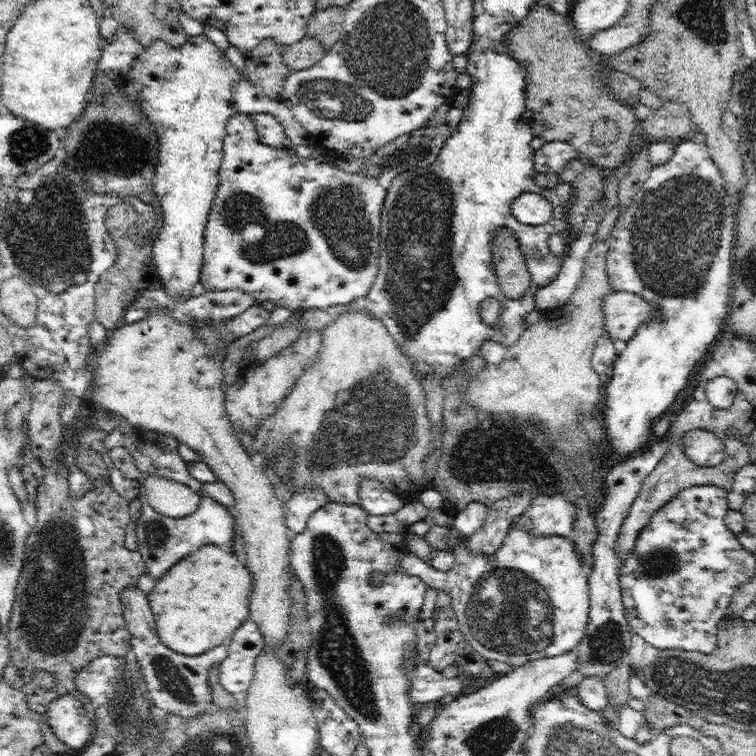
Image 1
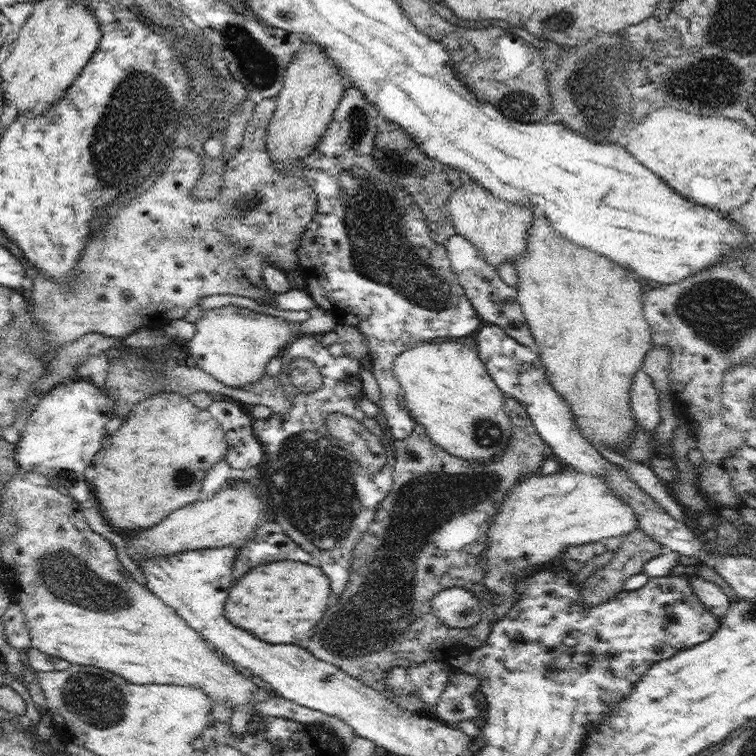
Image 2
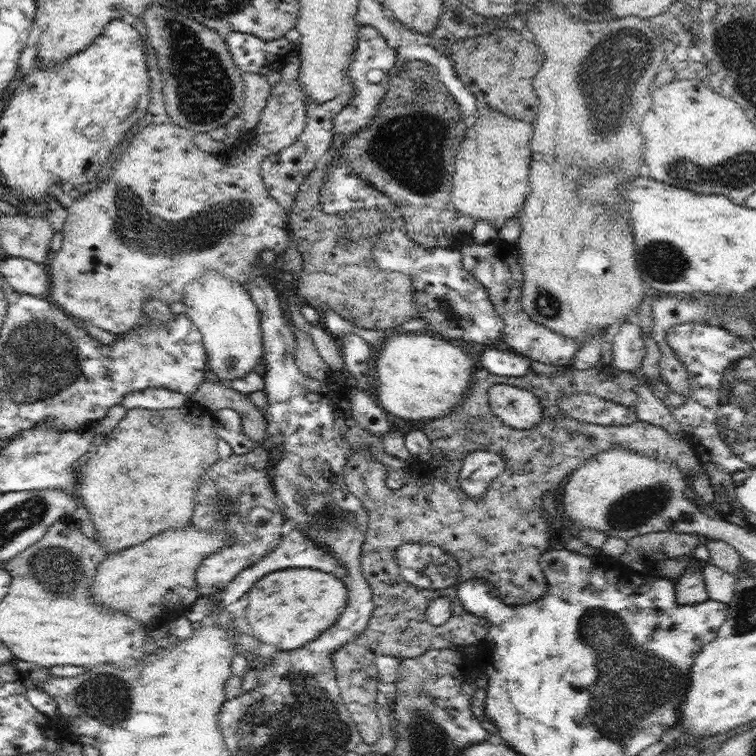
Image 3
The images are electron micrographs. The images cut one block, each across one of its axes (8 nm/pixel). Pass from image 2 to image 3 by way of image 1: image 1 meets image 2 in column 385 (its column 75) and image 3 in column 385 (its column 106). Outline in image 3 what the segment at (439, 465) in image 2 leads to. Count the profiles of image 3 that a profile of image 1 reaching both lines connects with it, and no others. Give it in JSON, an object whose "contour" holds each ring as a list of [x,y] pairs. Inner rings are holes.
{"contour":[[[476,361],[474,367],[476,372],[471,377],[471,382],[474,382],[474,385],[470,386],[468,398],[464,400],[460,408],[445,417],[426,421],[423,431],[431,442],[430,459],[412,459],[409,479],[402,488],[398,490],[382,488],[382,480],[366,480],[366,444],[349,454],[344,467],[344,480],[349,491],[359,498],[369,514],[366,538],[361,547],[361,571],[365,581],[372,589],[374,608],[367,627],[357,636],[356,640],[347,642],[338,648],[332,655],[332,662],[336,669],[337,685],[341,690],[342,702],[350,712],[353,722],[356,722],[362,741],[368,745],[375,745],[380,739],[381,732],[381,721],[376,710],[378,706],[376,686],[378,684],[376,677],[374,677],[378,675],[374,664],[378,656],[386,654],[398,658],[416,658],[423,655],[428,649],[463,648],[464,646],[477,645],[487,635],[489,621],[482,620],[468,612],[459,601],[457,595],[459,583],[466,582],[471,578],[485,578],[498,588],[500,598],[508,606],[528,604],[547,593],[546,577],[539,565],[540,555],[549,549],[550,533],[548,531],[551,529],[548,527],[548,522],[544,518],[544,509],[542,509],[545,492],[558,490],[562,486],[562,480],[567,480],[577,468],[584,466],[587,460],[612,447],[631,448],[653,459],[672,461],[687,476],[697,477],[702,473],[706,474],[703,464],[687,441],[672,438],[662,427],[649,426],[644,420],[638,418],[630,426],[617,428],[596,428],[594,423],[580,424],[580,438],[571,437],[573,435],[572,426],[570,426],[572,420],[563,420],[558,402],[560,402],[560,398],[566,398],[564,394],[570,394],[572,387],[575,387],[574,380],[578,384],[583,381],[582,375],[575,372],[575,367],[565,366],[563,371],[552,375],[530,371],[521,377],[492,374],[482,365],[480,367]],[[500,383],[532,391],[542,406],[543,421],[534,428],[525,428],[524,430],[504,424],[500,417],[492,413],[487,393],[492,386]],[[477,450],[500,454],[505,469],[492,481],[483,500],[474,501],[460,488],[458,479],[466,455]],[[412,543],[424,544],[424,546],[430,544],[430,546],[440,547],[452,555],[459,564],[459,578],[455,584],[438,590],[420,589],[404,580],[395,554],[402,544]],[[438,596],[442,596],[442,599],[446,598],[453,611],[452,616],[443,625],[434,627],[427,621],[426,606],[430,606],[432,600],[439,599]]]}

